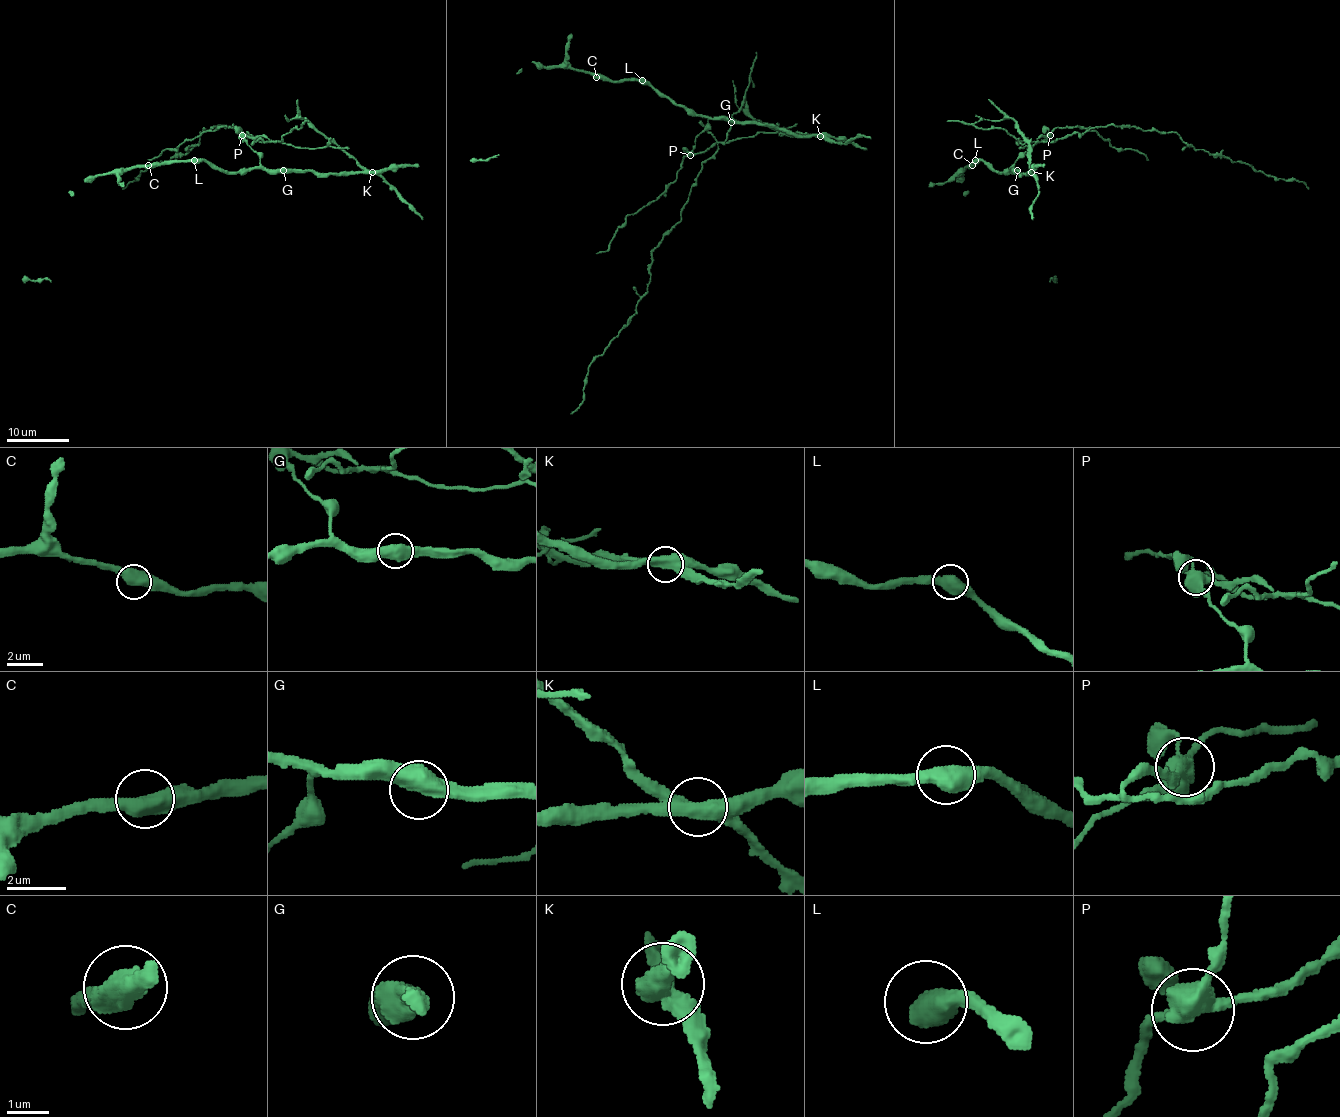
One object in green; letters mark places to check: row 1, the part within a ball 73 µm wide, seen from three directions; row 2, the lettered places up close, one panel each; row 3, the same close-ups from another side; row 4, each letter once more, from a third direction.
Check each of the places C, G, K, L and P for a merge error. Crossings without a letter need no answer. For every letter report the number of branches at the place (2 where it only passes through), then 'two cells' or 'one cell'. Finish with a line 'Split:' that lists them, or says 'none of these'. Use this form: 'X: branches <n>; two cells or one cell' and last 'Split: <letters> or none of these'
C: branches 2; one cell
G: branches 2; one cell
K: branches 2; two cells
L: branches 2; one cell
P: branches 4; two cells
Split: K, P

